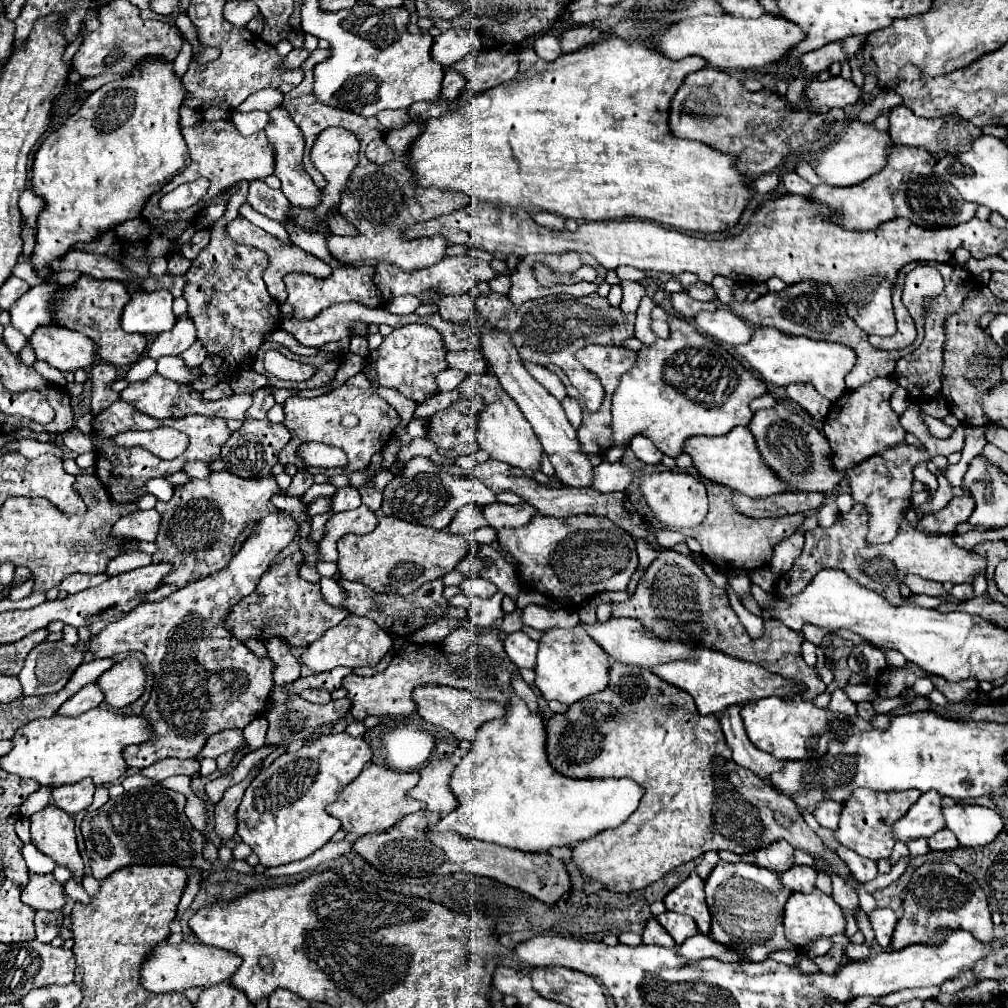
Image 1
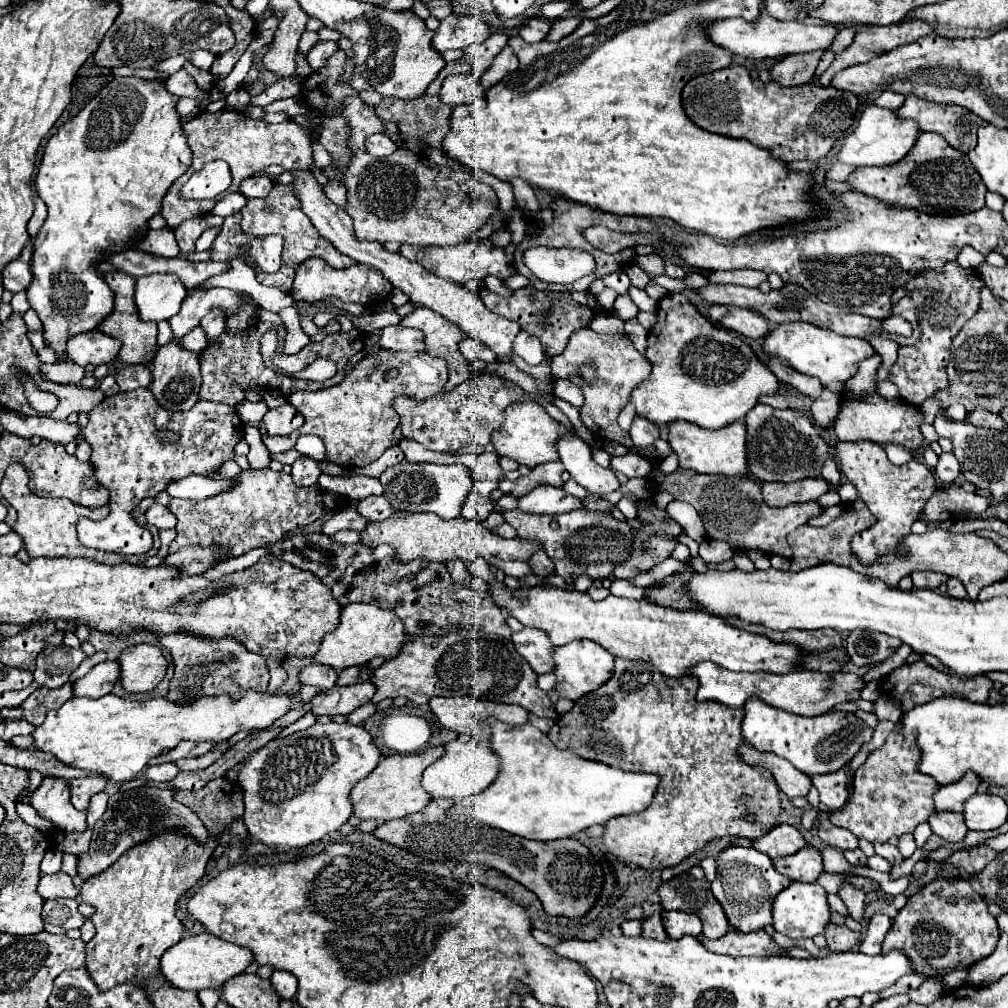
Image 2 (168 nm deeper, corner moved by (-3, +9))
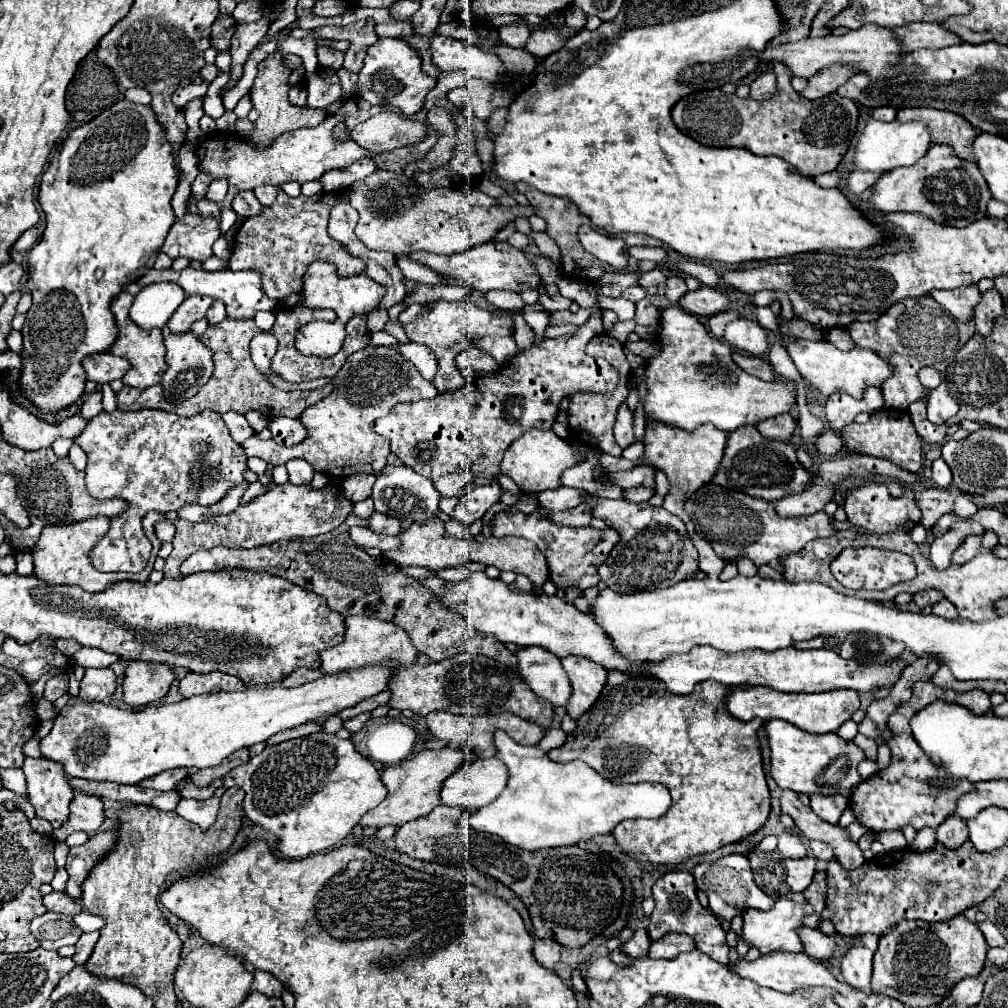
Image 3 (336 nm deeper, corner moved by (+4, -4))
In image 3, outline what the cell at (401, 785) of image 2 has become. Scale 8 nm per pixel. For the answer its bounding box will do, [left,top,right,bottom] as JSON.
[360,747,474,827]

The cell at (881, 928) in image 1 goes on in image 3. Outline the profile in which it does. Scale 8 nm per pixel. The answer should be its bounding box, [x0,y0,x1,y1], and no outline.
[842,945,874,991]

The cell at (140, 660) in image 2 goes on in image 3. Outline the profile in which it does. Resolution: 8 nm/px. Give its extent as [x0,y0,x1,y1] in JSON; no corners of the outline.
[124,661,174,707]

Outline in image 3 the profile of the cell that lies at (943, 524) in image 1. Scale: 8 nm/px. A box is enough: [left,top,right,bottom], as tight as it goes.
[916,487,954,529]

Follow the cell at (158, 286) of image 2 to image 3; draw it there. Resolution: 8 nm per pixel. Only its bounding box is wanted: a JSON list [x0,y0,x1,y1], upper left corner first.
[130,283,186,331]

